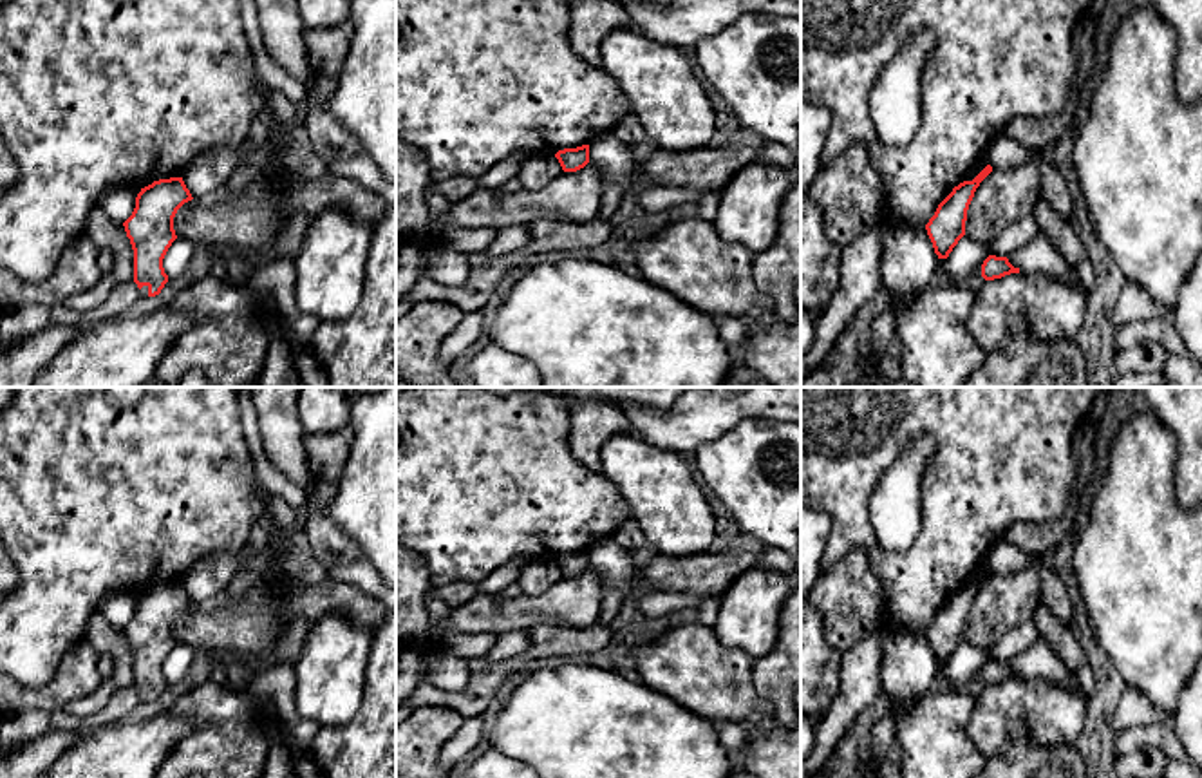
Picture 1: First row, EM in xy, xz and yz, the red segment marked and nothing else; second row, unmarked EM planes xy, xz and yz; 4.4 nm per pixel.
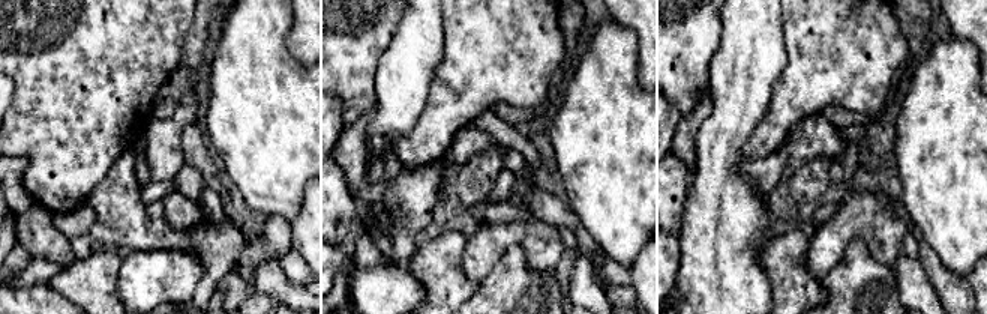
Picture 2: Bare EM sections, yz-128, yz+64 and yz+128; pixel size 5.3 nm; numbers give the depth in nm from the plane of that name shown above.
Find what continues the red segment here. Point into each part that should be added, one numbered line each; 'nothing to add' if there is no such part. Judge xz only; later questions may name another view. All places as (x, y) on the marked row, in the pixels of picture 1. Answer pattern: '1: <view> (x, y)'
nothing to add

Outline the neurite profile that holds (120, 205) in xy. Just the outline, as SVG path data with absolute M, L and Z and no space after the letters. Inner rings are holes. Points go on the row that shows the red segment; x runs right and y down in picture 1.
M112 185L108 188L108 199L103 203L107 215L123 224L136 208L136 194L127 185Z

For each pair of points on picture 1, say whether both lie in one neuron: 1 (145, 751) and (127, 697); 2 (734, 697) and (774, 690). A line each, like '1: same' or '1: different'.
1: different
2: different

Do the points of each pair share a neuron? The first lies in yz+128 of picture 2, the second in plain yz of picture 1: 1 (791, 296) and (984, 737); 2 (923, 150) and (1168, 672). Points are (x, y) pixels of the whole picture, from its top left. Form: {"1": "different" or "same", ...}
{"1": "different", "2": "same"}

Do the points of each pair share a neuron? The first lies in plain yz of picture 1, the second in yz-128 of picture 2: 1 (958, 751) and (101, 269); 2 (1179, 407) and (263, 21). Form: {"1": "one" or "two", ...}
{"1": "one", "2": "two"}

